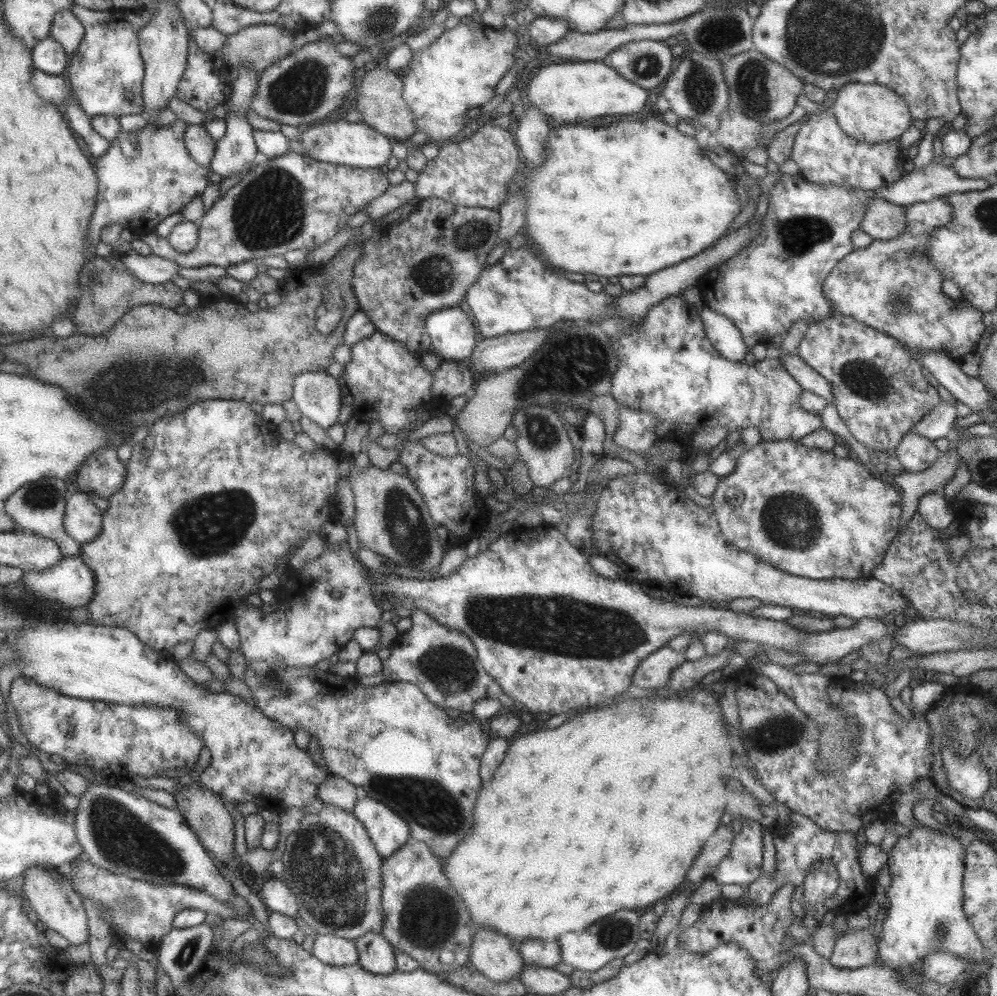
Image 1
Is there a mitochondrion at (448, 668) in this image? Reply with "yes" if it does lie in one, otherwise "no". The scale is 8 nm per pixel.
yes

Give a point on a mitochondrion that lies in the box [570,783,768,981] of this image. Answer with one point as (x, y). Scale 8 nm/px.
(615, 934)

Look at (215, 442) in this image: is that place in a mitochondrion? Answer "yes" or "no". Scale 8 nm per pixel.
no

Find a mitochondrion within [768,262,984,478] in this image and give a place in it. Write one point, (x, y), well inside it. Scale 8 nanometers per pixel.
(862, 377)

